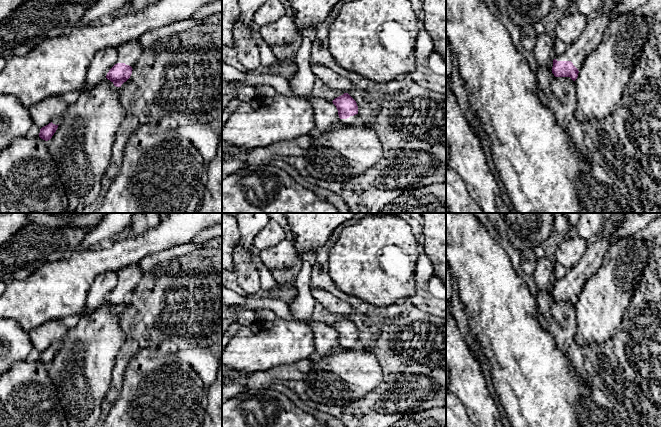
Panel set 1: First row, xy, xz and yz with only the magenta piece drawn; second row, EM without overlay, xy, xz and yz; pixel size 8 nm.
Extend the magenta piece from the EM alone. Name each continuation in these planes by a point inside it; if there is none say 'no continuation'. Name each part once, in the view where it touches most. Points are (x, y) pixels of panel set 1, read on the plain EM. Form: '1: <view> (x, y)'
1: yz (576, 276)

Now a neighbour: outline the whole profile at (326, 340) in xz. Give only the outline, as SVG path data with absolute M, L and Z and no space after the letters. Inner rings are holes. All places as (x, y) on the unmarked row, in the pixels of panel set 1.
M309 319L309 321L309 326L313 330L315 351L321 357L328 356L343 349L340 345L338 334L333 326L313 319Z

